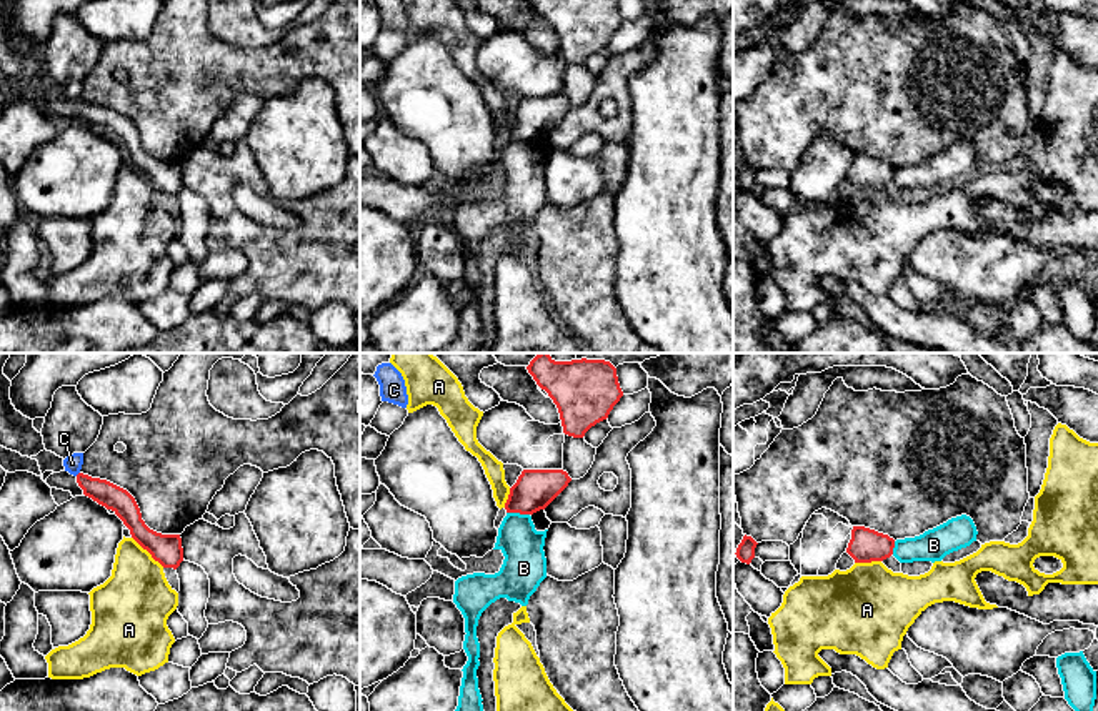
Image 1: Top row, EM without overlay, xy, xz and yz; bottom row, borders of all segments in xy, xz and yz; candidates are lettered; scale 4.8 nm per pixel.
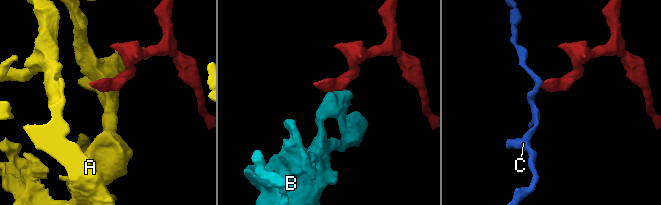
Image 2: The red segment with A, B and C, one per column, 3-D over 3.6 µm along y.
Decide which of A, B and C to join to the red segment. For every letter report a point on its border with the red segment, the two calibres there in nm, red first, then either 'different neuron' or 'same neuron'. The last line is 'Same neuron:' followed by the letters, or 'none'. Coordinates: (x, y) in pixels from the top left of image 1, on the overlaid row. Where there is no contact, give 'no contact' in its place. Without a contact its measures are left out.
A: xy (149, 551) | 150/360 nm | different neuron
B: xz (519, 512) | 190/200 nm | different neuron
C: no contact | different neuron
Same neuron: none

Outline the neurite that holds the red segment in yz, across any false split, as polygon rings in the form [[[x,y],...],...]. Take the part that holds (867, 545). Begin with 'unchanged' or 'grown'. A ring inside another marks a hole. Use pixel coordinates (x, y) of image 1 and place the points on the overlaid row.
unchanged; [[[853,526],[846,553],[855,563],[883,561],[893,554],[895,539],[865,526]]]

